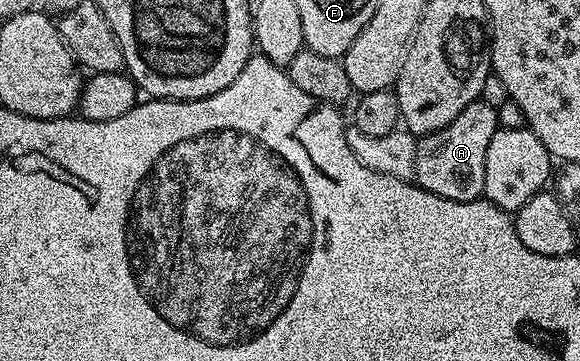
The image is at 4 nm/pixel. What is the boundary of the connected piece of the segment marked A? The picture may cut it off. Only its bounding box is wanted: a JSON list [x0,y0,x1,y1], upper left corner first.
[414,101,498,203]

